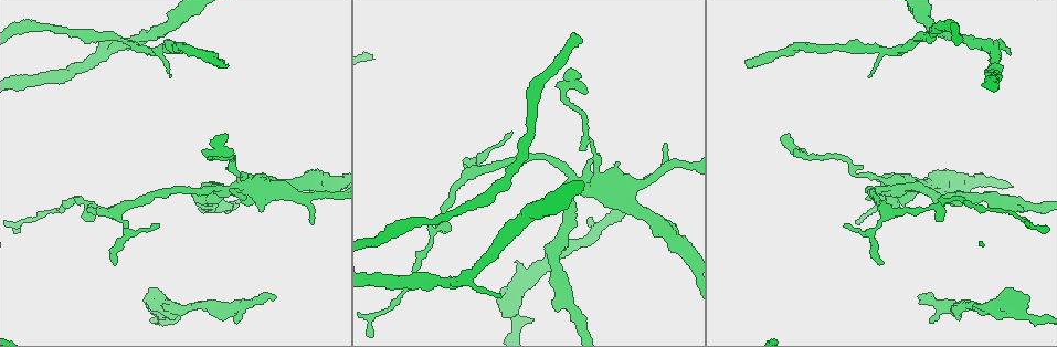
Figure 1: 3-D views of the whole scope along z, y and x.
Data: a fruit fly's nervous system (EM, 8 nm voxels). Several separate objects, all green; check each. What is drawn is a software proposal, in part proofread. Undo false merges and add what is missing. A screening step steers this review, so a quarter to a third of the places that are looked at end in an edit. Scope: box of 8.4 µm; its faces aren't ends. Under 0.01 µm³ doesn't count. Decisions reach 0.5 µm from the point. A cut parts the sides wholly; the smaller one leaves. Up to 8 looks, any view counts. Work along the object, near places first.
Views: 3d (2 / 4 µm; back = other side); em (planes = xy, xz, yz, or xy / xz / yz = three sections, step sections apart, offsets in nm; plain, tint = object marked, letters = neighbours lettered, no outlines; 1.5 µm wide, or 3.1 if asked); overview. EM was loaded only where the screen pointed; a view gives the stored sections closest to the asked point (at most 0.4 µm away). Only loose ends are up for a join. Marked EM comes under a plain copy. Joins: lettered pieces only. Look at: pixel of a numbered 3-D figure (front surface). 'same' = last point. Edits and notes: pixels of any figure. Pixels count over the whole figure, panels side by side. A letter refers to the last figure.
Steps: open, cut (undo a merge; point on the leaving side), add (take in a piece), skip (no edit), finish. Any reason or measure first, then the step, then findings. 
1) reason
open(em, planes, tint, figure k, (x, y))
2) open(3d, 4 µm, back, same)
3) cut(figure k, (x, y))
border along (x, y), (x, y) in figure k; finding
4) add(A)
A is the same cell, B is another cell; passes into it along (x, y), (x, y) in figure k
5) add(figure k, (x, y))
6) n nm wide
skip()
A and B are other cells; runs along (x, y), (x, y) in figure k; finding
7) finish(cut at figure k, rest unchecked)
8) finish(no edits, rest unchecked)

branch stops here
open(3d, 2 µm, back, figure 1, (920, 298))

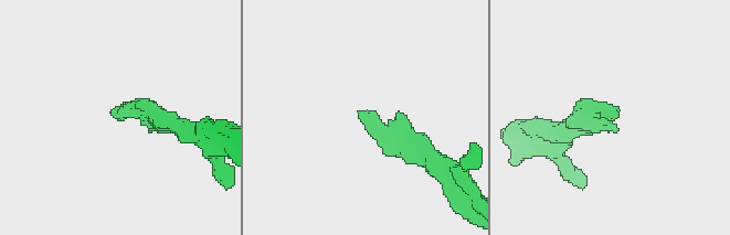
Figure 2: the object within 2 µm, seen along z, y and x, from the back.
shape alone is not enough
open(em, planes, letters, figure 2, (358, 110))

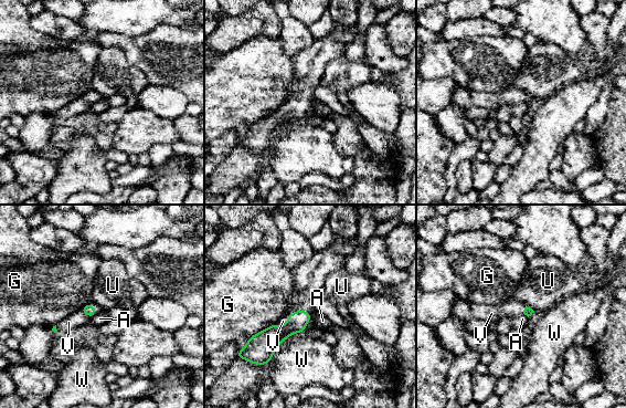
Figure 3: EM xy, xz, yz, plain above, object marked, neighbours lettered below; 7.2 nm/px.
G touches over 240 nm
add(V)
V is the same cell, A, G, U and W are other cells; passes into it along (263, 344), (287, 321), (283, 321) in figure 3; the neuron continues

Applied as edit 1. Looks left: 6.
open(em, planes, letters, figure 1, (478, 202))

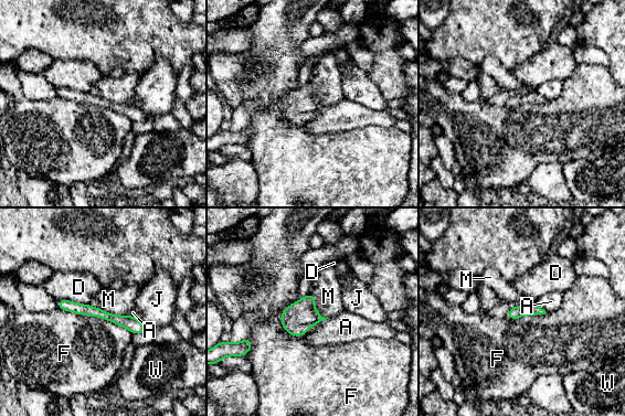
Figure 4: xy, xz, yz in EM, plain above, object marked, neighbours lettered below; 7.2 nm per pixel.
F touches over 600 nm
skip()
A, D, F, J, M and W are other cells; border along (309, 292), (315, 309), (328, 318) in figure 4; one neuron here

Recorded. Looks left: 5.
finish(add at figure 3, rest unchecked)

